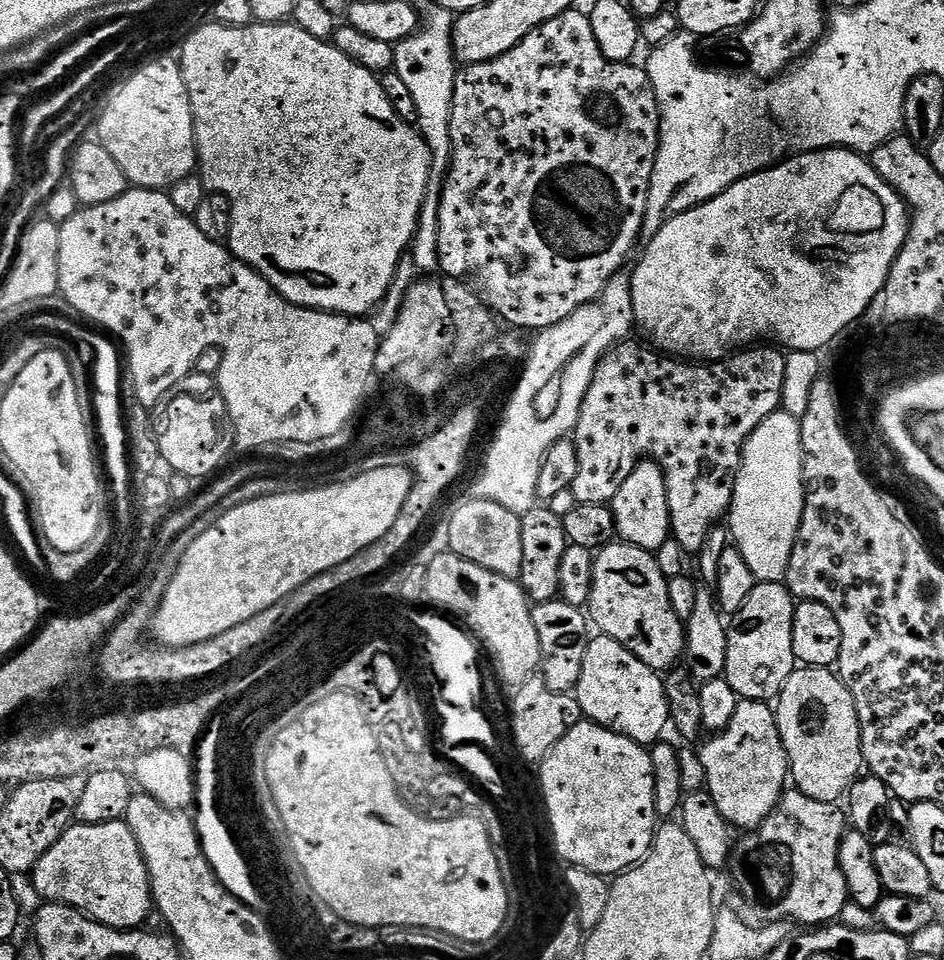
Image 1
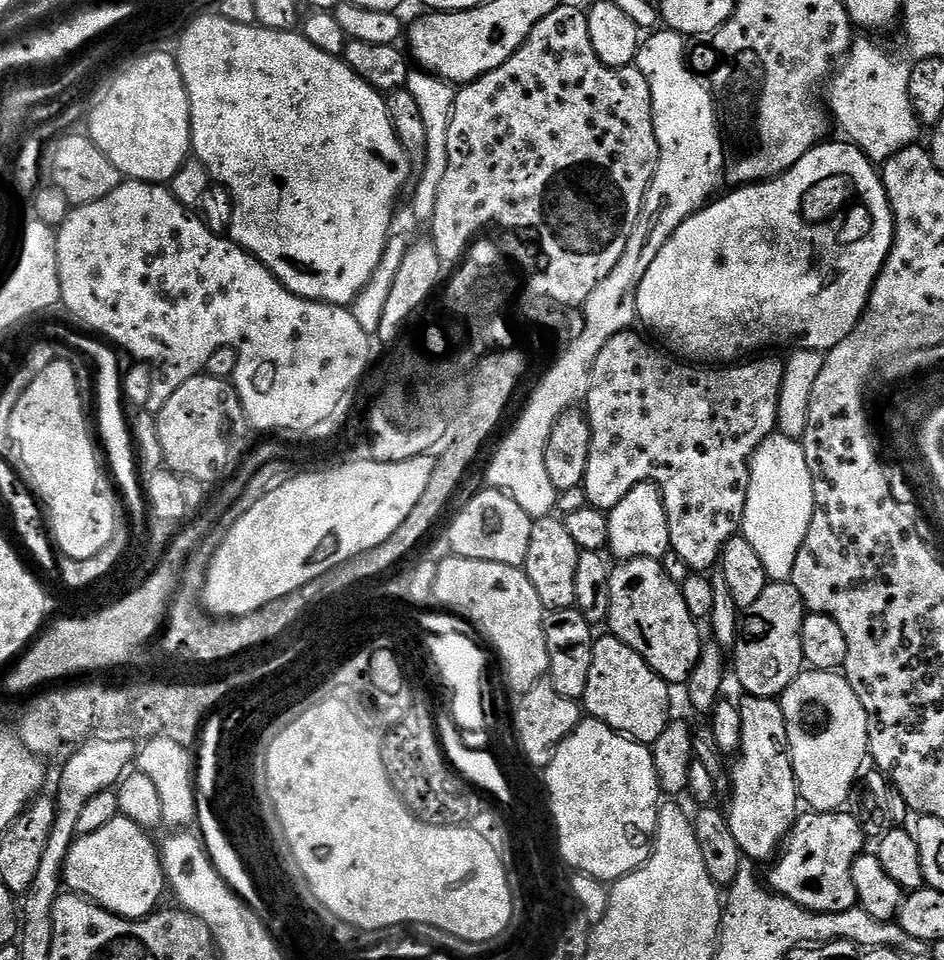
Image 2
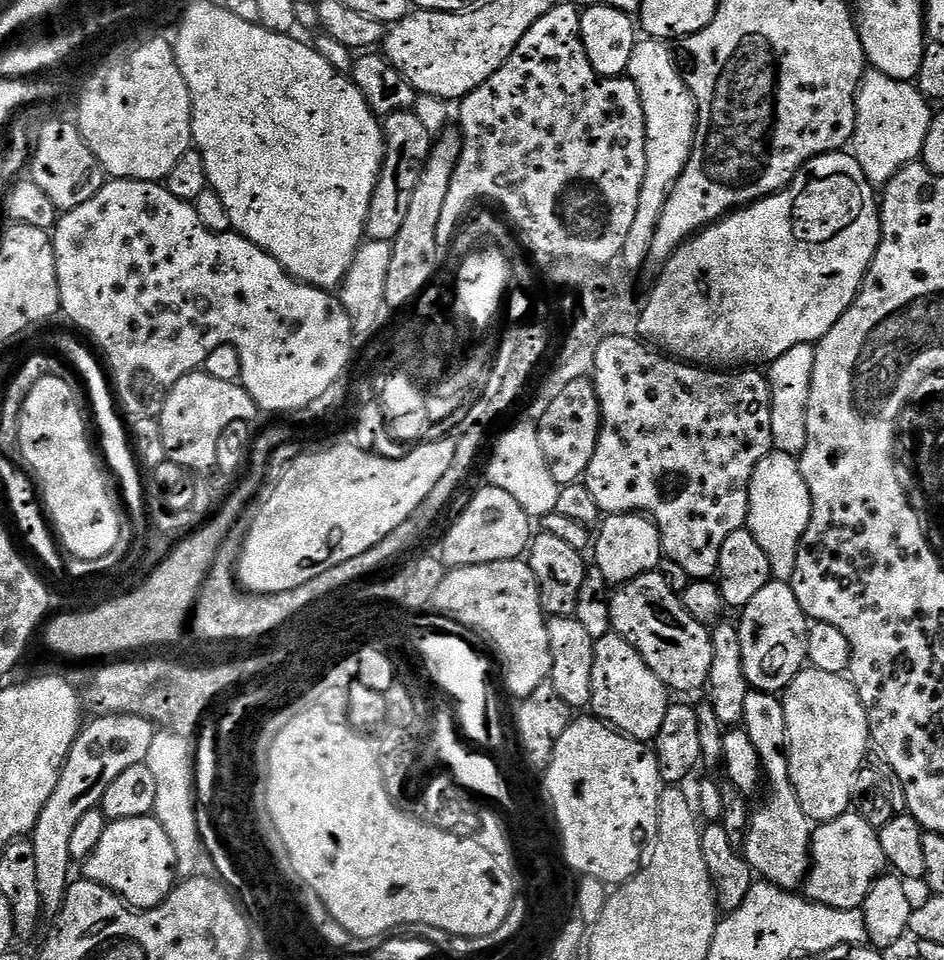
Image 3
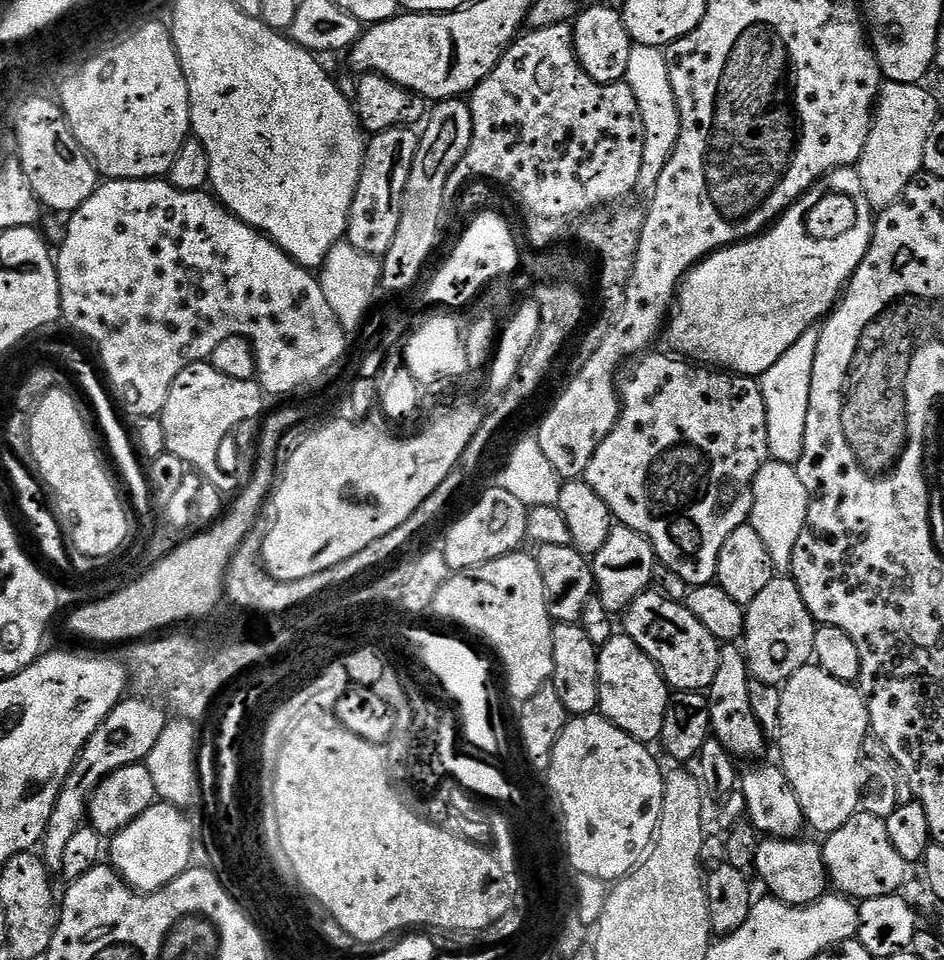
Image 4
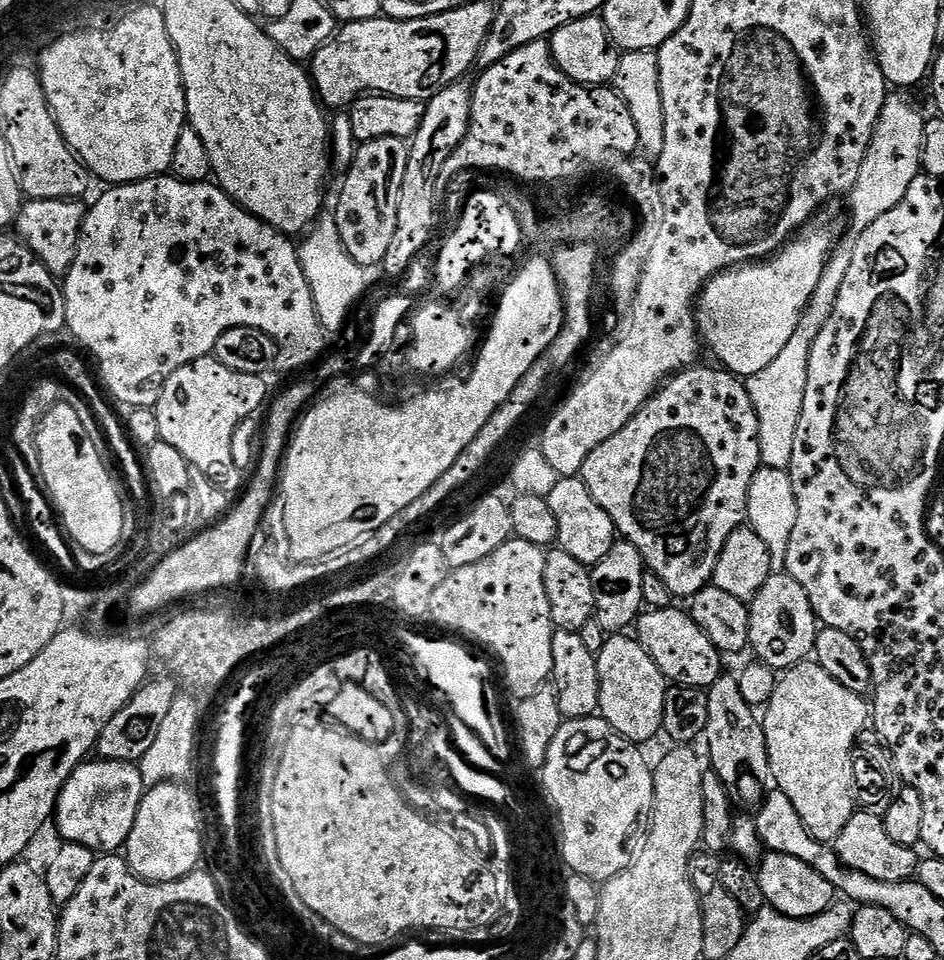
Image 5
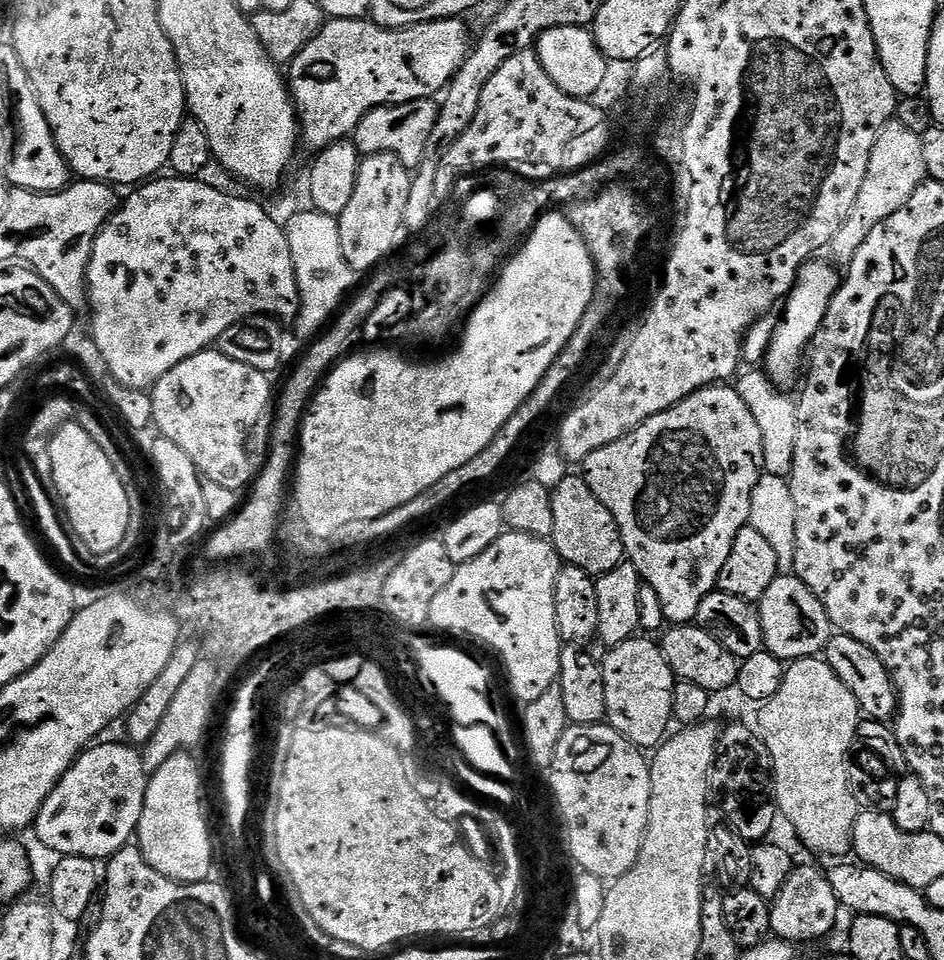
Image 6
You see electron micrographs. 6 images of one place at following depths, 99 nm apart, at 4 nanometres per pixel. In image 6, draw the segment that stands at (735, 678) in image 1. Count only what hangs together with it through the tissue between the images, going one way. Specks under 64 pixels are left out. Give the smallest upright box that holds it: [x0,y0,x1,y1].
[758,574,834,662]

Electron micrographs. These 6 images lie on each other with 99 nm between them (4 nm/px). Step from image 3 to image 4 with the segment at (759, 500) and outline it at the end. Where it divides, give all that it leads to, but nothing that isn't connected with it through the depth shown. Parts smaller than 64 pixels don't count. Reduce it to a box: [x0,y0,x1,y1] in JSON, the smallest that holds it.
[750,459,808,574]

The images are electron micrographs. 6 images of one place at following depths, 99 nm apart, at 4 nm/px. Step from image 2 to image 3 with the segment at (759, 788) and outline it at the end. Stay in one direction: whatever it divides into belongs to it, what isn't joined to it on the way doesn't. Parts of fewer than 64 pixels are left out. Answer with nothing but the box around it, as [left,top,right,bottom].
[742,690,814,889]

